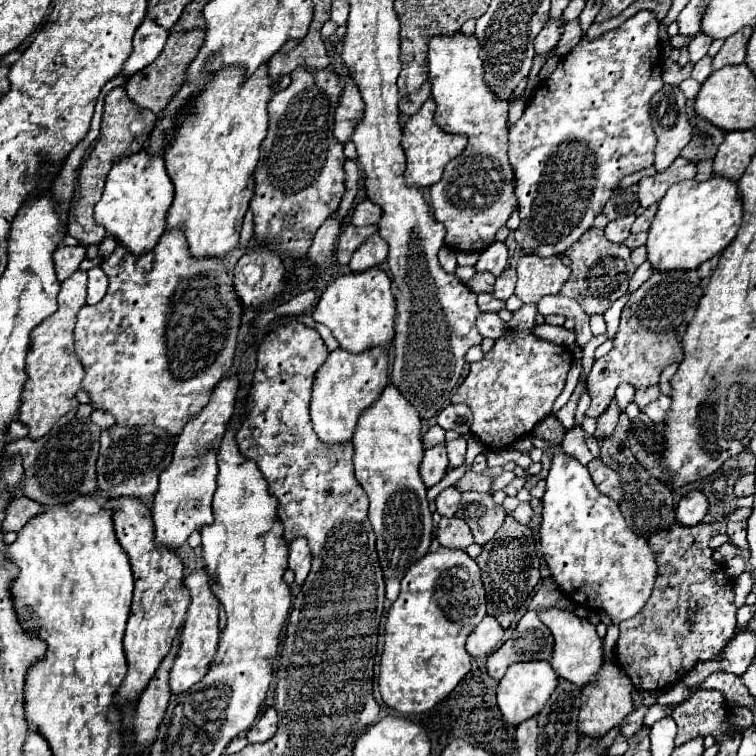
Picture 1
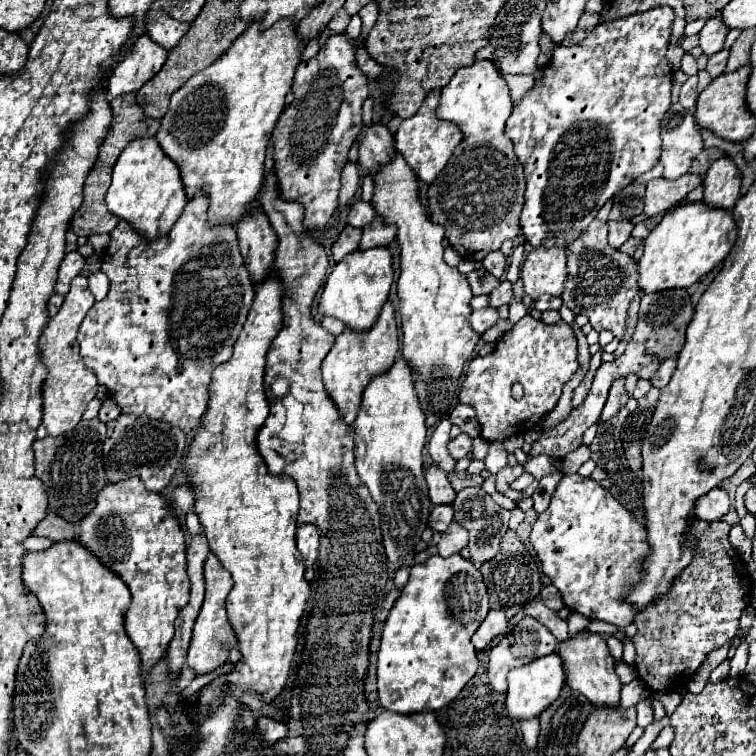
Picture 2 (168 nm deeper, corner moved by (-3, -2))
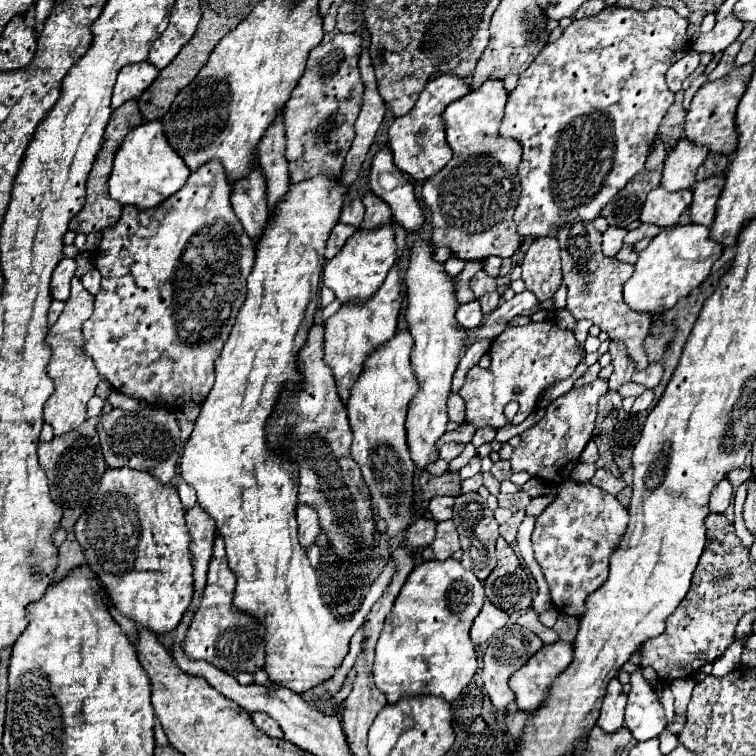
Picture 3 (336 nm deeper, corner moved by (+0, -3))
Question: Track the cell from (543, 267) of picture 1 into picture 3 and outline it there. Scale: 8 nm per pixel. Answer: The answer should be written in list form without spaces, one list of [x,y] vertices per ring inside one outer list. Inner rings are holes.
[[[551,236],[533,240],[523,258],[523,282],[537,300],[549,300],[561,286],[559,242]]]

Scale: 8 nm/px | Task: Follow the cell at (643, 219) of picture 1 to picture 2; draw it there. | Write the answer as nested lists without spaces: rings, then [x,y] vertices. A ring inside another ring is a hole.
[[[654,215],[654,217],[648,217],[646,221],[636,223],[636,227],[634,227],[634,231],[632,231],[632,237],[640,237],[640,239],[644,239],[644,237],[650,233],[650,229],[652,229],[660,219],[662,219],[662,215]]]

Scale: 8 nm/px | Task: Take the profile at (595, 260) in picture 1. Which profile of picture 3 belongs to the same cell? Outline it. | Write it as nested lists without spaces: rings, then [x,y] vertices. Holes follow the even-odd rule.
[[[567,224],[557,234],[557,240],[561,244],[561,258],[563,258],[563,280],[569,290],[567,298],[567,310],[575,318],[587,318],[595,326],[599,326],[611,340],[619,340],[627,346],[629,356],[635,360],[637,370],[647,368],[649,360],[645,356],[645,336],[651,328],[651,316],[639,314],[631,310],[621,294],[623,284],[631,278],[633,266],[619,262],[615,258],[605,258],[601,254],[601,232],[595,230],[595,226],[589,224]],[[569,254],[573,258],[573,268],[569,268]]]

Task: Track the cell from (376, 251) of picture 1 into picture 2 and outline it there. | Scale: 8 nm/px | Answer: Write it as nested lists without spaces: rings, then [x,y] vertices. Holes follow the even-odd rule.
[[[376,217],[368,227],[364,227],[364,235],[360,241],[360,249],[372,249],[372,247],[388,247],[396,237],[394,225],[384,225],[380,217]]]

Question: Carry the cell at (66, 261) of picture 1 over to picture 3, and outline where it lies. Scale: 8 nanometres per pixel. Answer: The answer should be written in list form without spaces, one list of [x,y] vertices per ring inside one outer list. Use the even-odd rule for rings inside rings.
[[[63,258],[57,264],[57,268],[53,272],[53,278],[51,278],[51,296],[55,300],[65,302],[69,298],[69,282],[75,274],[75,268],[77,268],[77,264],[75,264],[73,258]]]

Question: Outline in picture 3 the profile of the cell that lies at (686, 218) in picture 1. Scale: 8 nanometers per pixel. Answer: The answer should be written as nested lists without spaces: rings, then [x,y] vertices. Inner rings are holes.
[[[701,224],[687,226],[669,226],[663,228],[651,244],[639,252],[633,276],[623,286],[623,298],[629,308],[645,314],[659,314],[671,310],[683,296],[689,296],[711,272],[713,262],[721,256],[723,248],[709,240],[709,228]]]

